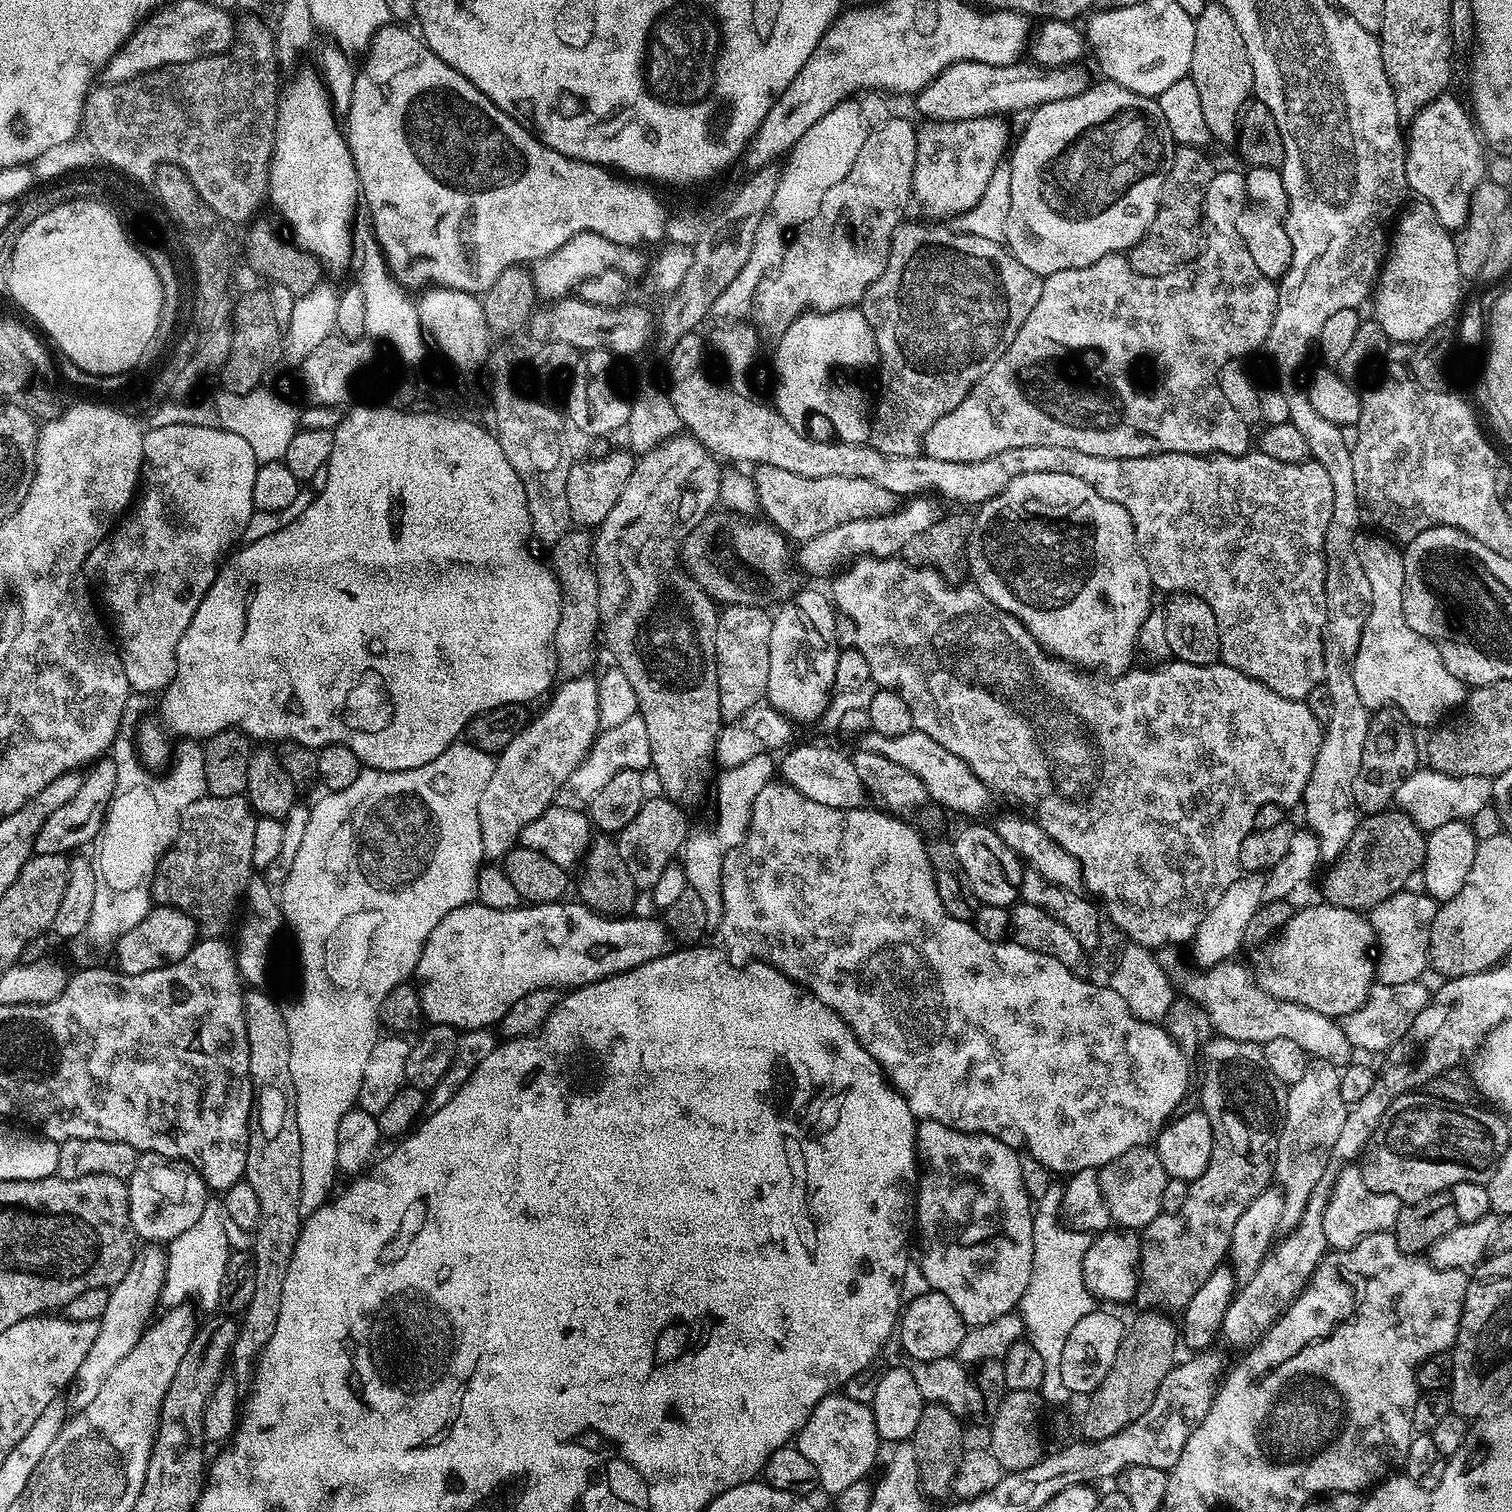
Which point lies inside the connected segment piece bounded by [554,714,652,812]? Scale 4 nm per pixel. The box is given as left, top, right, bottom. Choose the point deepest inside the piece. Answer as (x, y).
(627, 747)

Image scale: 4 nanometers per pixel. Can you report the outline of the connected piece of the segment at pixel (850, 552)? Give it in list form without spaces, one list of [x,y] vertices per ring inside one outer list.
[[[928,494],[913,495],[911,499],[904,502],[906,504],[902,505],[901,508],[899,505],[895,510],[887,512],[884,516],[871,516],[870,518],[858,518],[854,522],[842,522],[842,526],[834,526],[814,538],[803,541],[798,548],[799,567],[805,573],[813,572],[814,575],[820,576],[823,572],[829,571],[828,573],[831,573],[833,571],[832,564],[838,563],[839,560],[845,559],[844,561],[847,561],[849,558],[856,558],[861,554],[865,556],[896,556],[899,553],[899,548],[907,549],[918,534],[929,529],[930,526],[934,525],[934,522],[938,522],[942,517],[939,504],[941,501],[939,499],[936,499],[937,501],[931,500],[931,498],[936,499]]]

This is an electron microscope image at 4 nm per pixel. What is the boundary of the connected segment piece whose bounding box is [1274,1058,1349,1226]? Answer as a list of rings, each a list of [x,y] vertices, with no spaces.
[[[1309,1059],[1302,1078],[1288,1088],[1288,1101],[1280,1136],[1276,1139],[1274,1180],[1284,1194],[1281,1221],[1291,1226],[1302,1218],[1314,1186],[1326,1175],[1334,1141],[1346,1122],[1349,1105],[1342,1102],[1341,1069],[1325,1060]]]

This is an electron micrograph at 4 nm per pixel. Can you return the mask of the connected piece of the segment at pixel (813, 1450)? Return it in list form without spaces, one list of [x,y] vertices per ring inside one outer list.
[[[833,1394],[822,1398],[795,1437],[795,1448],[810,1462],[814,1462],[816,1478],[821,1489],[835,1494],[854,1486],[854,1482],[865,1479],[876,1464],[882,1441],[878,1426],[874,1426],[871,1407],[846,1396]]]

